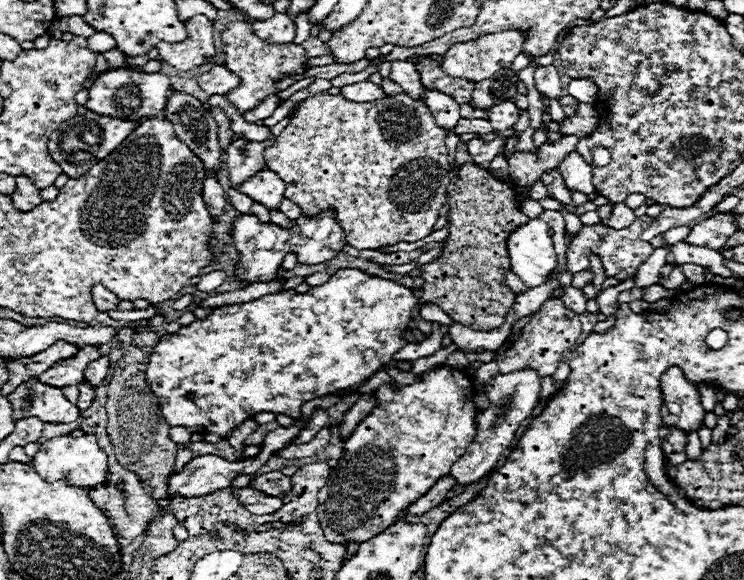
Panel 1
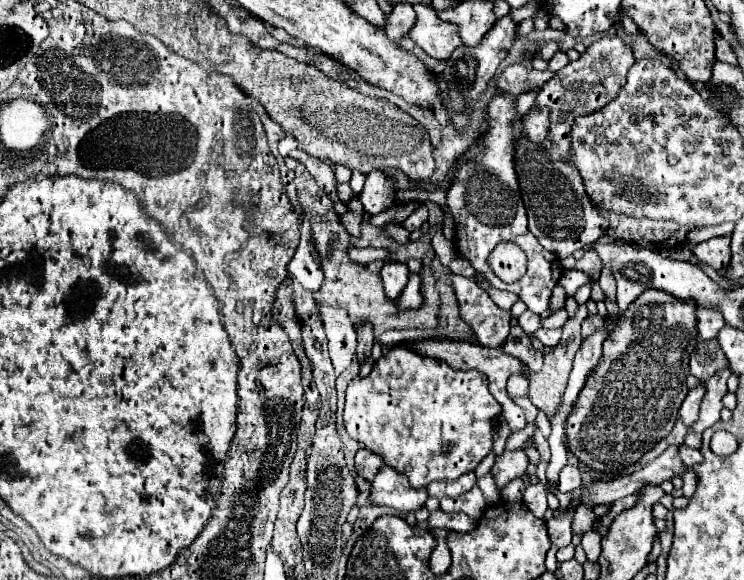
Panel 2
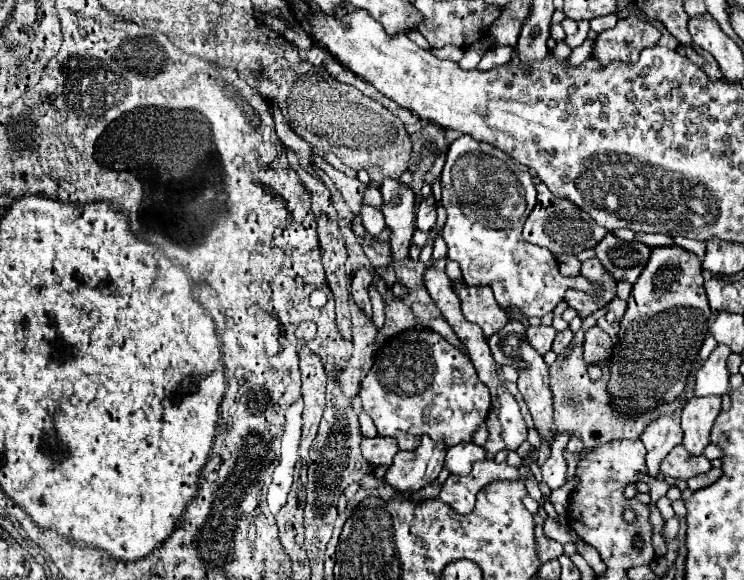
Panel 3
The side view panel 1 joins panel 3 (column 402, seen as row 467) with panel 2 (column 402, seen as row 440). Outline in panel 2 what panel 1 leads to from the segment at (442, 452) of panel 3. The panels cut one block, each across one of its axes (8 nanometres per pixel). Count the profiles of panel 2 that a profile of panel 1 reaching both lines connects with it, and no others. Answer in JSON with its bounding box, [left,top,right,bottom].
[370,466,426,514]

